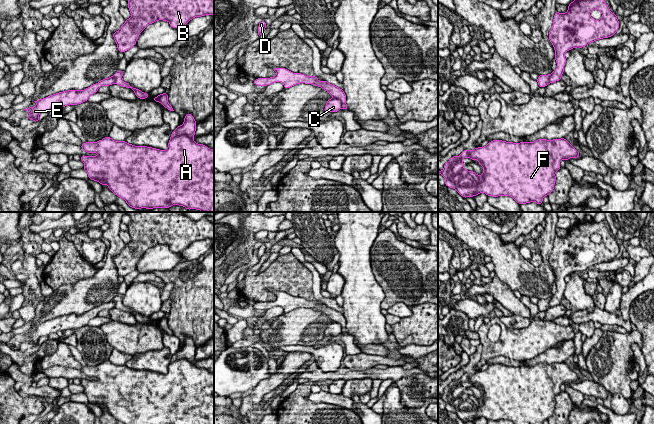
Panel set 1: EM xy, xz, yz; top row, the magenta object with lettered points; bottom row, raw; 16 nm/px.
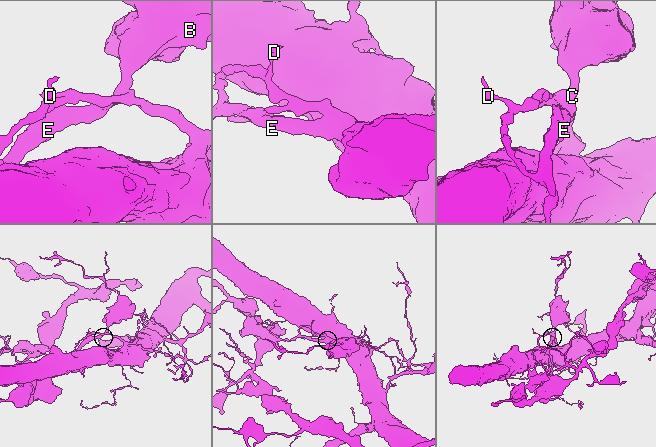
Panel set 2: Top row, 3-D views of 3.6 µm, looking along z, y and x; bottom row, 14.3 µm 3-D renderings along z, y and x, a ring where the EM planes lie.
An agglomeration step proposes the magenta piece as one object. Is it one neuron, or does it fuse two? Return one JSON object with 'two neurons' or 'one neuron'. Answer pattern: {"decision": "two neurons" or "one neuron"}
{"decision": "two neurons"}

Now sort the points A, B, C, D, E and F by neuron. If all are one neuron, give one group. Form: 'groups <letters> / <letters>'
groups A D F / B C E

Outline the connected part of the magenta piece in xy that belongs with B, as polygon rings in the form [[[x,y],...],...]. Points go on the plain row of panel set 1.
[[[126,212],[126,214],[131,217],[131,222],[127,225],[131,241],[113,257],[119,276],[124,277],[135,270],[140,257],[156,245],[168,245],[172,252],[178,253],[195,241],[214,240],[214,225],[205,217],[192,220],[183,212]]]

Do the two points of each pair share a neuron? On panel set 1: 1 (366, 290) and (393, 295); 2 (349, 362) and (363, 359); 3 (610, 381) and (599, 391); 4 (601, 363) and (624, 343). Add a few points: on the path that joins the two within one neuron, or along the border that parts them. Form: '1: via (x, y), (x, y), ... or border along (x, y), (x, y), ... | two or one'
1: border along (372, 273), (384, 293), (381, 308) | two
2: via (352, 362), (360, 362) | one
3: border along (593, 380), (599, 383), (607, 392) | two
4: via (605, 357), (618, 346) | one

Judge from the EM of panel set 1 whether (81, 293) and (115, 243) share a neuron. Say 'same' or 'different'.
same

